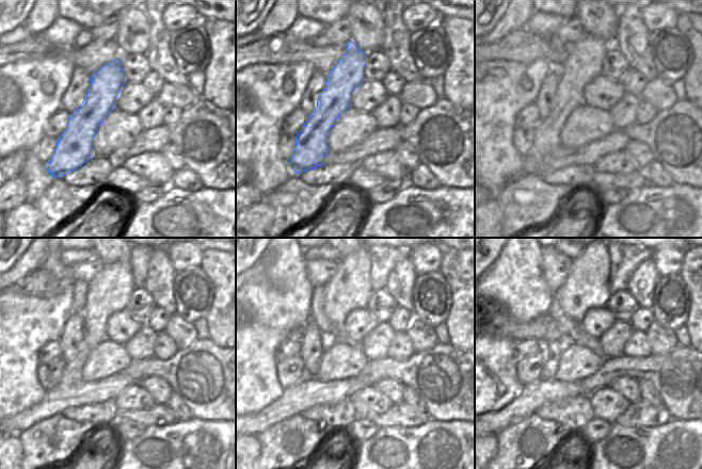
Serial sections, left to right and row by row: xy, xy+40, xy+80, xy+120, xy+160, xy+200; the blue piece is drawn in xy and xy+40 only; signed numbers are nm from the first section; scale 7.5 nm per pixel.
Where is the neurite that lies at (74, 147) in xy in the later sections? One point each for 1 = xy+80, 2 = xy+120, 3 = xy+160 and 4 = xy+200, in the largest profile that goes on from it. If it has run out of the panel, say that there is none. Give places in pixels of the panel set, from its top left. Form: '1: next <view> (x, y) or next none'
1: next xy+80 (585, 59)
2: next xy+120 (108, 292)
3: next xy+160 (349, 288)
4: next xy+200 (587, 287)

